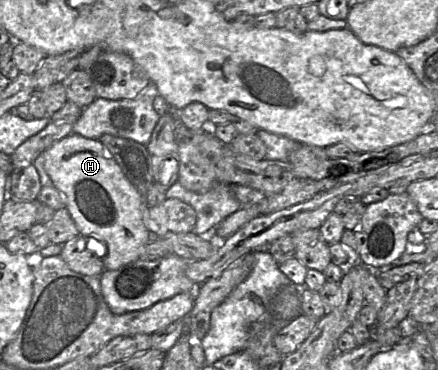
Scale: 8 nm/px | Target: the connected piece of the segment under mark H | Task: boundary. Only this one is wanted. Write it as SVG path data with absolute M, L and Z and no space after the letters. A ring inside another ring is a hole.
M72 133L51 145L42 154L44 169L52 180L53 186L63 194L65 208L74 220L79 234L84 237L93 237L106 245L107 254L102 260L104 271L117 270L139 260L143 247L156 237L152 236L143 223L146 209L144 198L126 178L107 148L99 140Z

